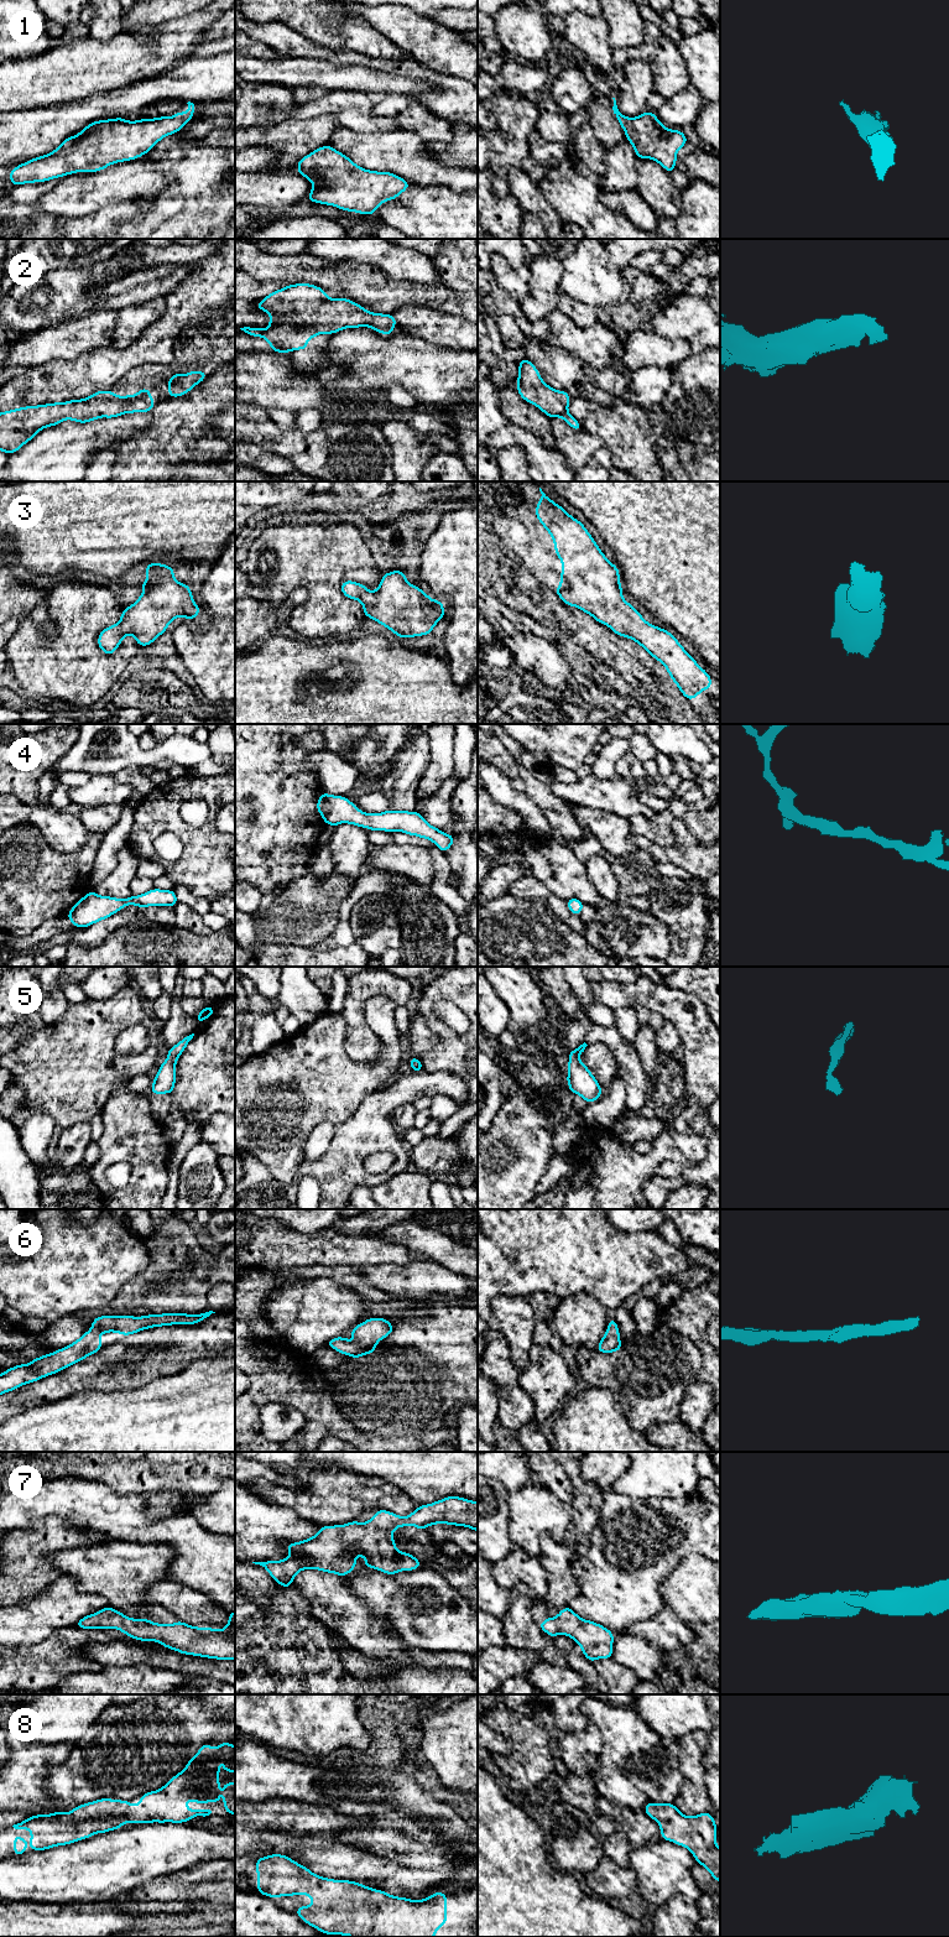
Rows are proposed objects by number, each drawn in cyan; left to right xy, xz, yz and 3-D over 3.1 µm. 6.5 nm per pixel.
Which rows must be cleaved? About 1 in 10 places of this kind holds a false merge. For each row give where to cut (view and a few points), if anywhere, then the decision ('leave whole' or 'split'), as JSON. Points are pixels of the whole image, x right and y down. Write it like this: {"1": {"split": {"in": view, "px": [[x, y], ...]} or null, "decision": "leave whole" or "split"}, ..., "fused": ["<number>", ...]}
{"1": {"split": null, "decision": "leave whole"}, "2": {"split": null, "decision": "leave whole"}, "3": {"split": null, "decision": "leave whole"}, "4": {"split": null, "decision": "leave whole"}, "5": {"split": null, "decision": "leave whole"}, "6": {"split": null, "decision": "leave whole"}, "7": {"split": null, "decision": "leave whole"}, "8": {"split": null, "decision": "leave whole"}, "fused": []}

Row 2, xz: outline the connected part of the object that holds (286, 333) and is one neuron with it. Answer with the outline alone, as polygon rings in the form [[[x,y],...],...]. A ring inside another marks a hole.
[[[311,283],[288,285],[271,292],[255,307],[271,314],[270,327],[240,329],[251,337],[266,339],[273,352],[283,354],[298,349],[307,352],[308,340],[318,334],[334,334],[345,328],[370,327],[379,333],[391,335],[397,326],[393,314],[372,313],[348,298],[328,298],[323,288]]]

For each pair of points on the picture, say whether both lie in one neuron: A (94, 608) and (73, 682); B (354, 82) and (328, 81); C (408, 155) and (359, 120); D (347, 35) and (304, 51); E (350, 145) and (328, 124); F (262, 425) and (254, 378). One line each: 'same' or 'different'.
A: same
B: same
C: different
D: different
E: different
F: different

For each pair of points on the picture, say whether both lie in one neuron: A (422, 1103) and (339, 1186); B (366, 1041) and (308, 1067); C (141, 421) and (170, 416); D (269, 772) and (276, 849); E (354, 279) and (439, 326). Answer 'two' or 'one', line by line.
A: two
B: two
C: two
D: one
E: two

